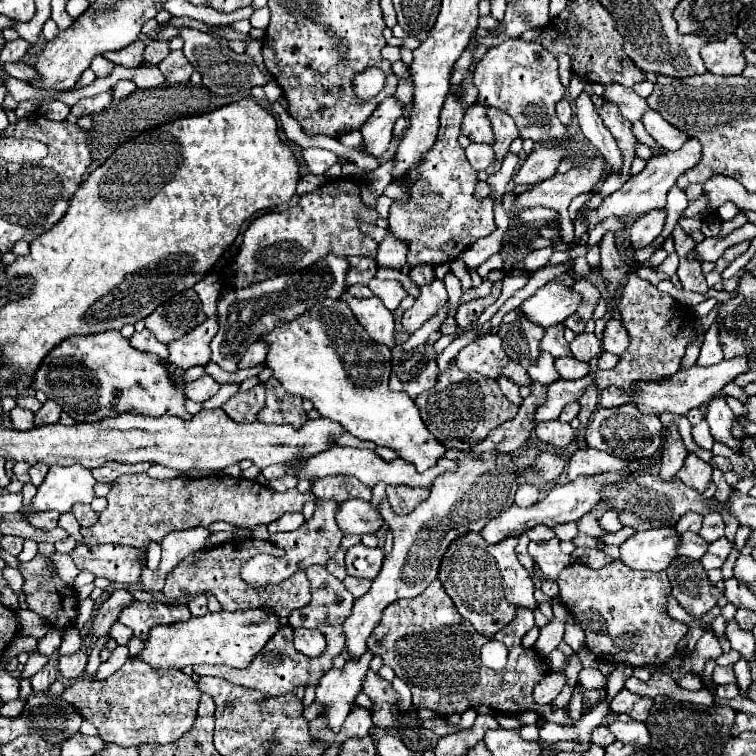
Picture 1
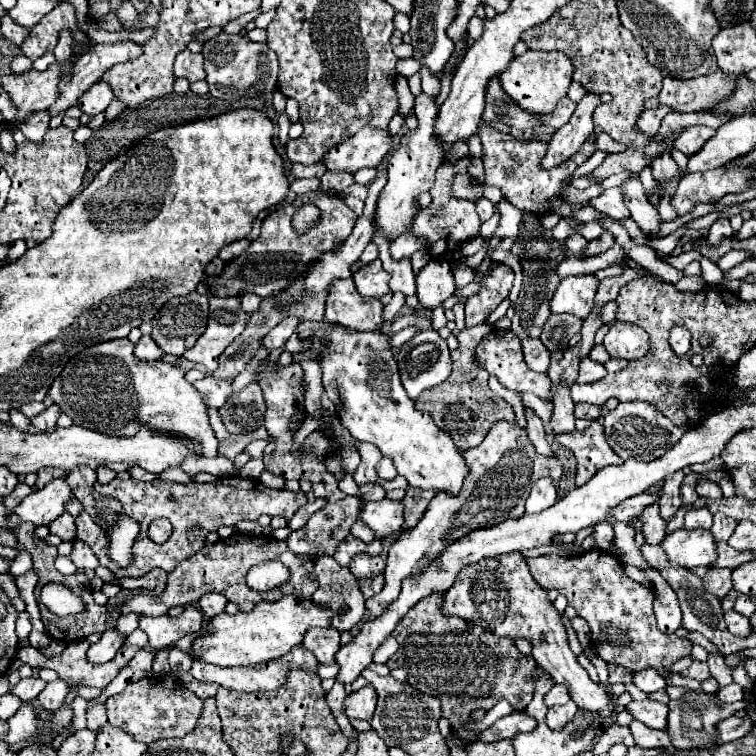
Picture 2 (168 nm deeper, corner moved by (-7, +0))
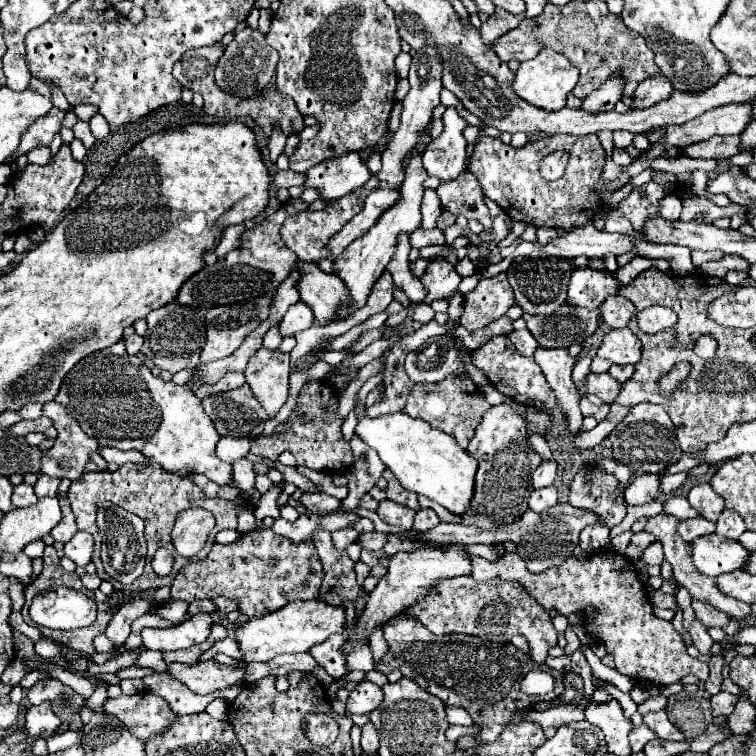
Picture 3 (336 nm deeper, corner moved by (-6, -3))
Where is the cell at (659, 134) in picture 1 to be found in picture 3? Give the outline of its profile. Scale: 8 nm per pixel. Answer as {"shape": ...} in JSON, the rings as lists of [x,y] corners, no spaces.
{"shape":[[[740,135],[730,137],[712,137],[708,143],[694,143],[682,149],[688,157],[694,159],[730,159],[740,153]]]}

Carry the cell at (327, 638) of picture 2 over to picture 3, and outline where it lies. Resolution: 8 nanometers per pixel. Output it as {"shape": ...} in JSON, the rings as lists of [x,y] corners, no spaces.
{"shape":[[[330,635],[326,643],[310,649],[310,655],[316,659],[316,663],[334,679],[342,679],[350,671],[346,665],[346,655],[342,655],[342,643],[346,643],[344,635]]]}

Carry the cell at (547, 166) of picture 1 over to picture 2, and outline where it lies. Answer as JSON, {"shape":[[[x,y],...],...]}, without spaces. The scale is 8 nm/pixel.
{"shape":[[[585,94],[583,100],[577,104],[575,114],[571,116],[571,120],[559,128],[547,148],[547,154],[541,160],[541,168],[543,170],[551,170],[553,166],[563,164],[565,160],[569,160],[583,144],[583,140],[587,140],[587,136],[593,134],[593,110],[599,104],[599,96],[597,94]]]}

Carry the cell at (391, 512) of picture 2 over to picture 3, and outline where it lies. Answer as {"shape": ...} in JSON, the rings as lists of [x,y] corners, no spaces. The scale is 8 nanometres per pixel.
{"shape":[[[384,499],[382,503],[378,503],[376,513],[380,515],[382,521],[386,521],[388,525],[398,525],[402,529],[412,529],[414,523],[414,511],[408,507],[402,507],[390,499]]]}

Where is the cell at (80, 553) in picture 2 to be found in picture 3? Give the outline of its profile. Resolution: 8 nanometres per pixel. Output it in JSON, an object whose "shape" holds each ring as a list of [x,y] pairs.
{"shape":[[[78,531],[66,545],[64,545],[64,555],[68,559],[72,559],[76,565],[86,567],[90,563],[92,557],[92,549],[94,549],[94,541],[90,533]]]}

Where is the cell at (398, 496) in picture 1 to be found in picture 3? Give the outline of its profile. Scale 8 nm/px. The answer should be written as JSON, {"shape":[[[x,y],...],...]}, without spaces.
{"shape":[[[420,509],[414,519],[414,529],[420,533],[426,533],[426,531],[434,529],[438,523],[440,523],[440,519],[432,509]]]}

